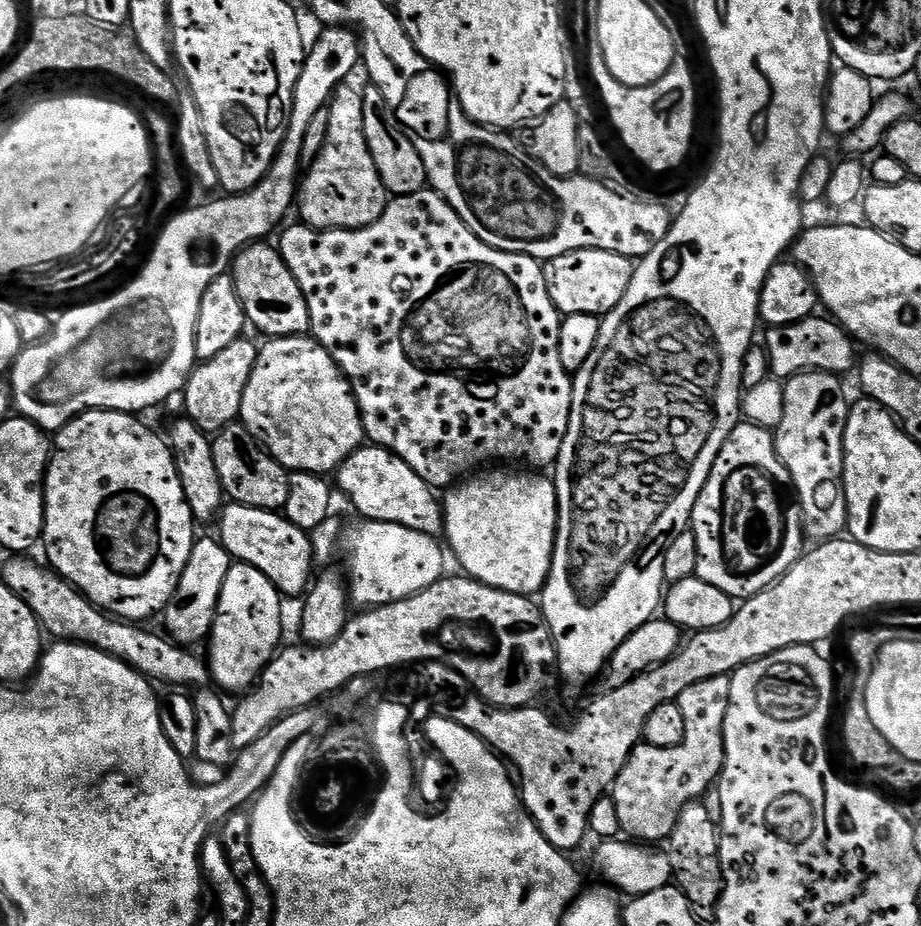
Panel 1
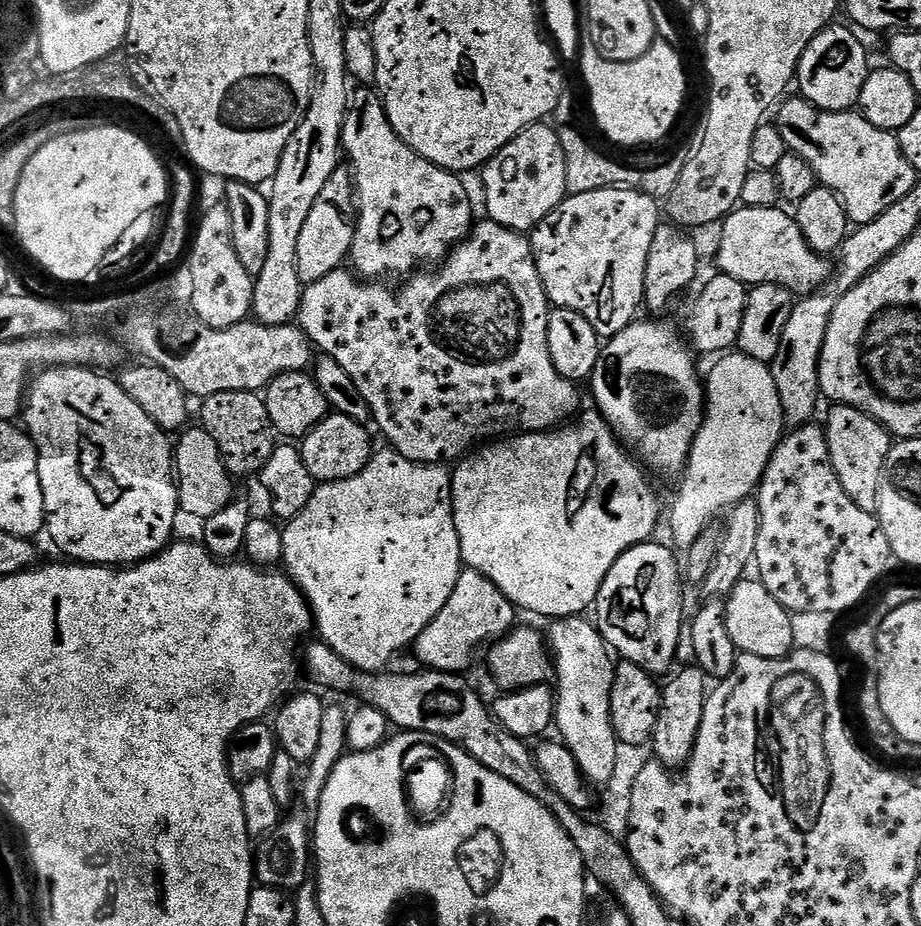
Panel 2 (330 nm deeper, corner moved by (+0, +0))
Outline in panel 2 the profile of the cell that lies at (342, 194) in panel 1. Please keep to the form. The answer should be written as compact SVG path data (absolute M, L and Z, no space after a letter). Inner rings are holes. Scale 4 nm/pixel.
M338 167L330 182L322 186L322 194L318 194L318 202L314 202L314 210L310 210L310 215L302 226L302 235L298 237L296 253L301 285L307 286L318 282L318 278L326 278L326 274L337 271L343 265L340 263L349 259L356 233L357 215L352 173L347 167Z

